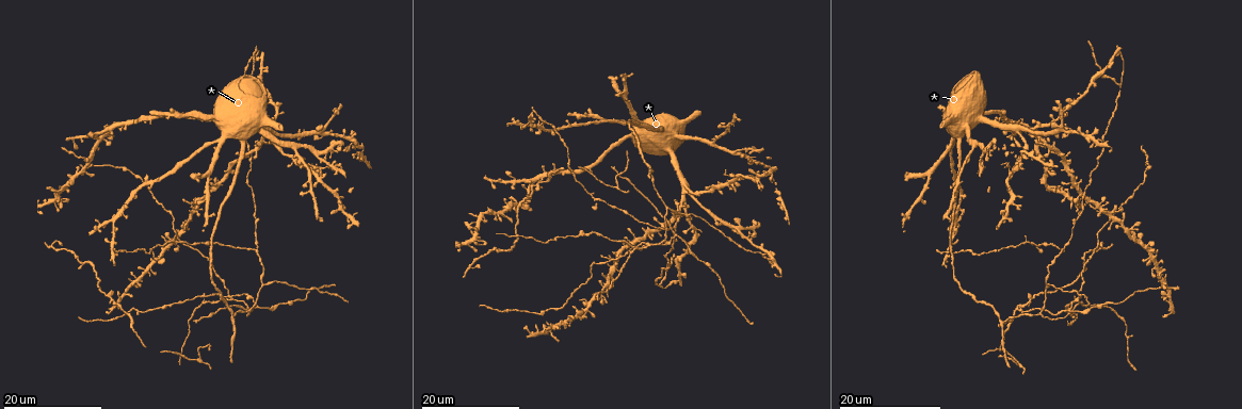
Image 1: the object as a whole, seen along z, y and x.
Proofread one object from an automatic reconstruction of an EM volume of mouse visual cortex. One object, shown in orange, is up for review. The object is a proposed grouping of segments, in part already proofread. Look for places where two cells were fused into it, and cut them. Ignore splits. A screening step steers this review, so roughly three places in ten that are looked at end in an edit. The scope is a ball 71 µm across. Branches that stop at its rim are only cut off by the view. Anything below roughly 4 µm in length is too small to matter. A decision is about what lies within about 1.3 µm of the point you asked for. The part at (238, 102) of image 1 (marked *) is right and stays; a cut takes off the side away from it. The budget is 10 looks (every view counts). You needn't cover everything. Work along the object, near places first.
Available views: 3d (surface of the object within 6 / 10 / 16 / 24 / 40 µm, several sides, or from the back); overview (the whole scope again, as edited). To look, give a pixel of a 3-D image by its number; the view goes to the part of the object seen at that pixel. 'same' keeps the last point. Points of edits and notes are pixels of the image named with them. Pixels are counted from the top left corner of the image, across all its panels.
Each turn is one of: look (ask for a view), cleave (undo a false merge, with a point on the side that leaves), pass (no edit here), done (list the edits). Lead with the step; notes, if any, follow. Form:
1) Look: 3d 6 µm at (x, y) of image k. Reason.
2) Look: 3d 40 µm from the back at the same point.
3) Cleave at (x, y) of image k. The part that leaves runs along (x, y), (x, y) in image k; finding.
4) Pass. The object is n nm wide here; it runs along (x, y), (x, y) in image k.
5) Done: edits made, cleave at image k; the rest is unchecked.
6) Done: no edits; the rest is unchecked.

Look: 3d 24 µm at (1061, 251) of image 1. Two arms in line, one across.

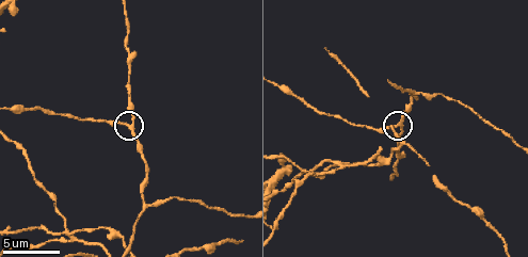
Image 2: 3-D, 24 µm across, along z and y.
Look: 3d 6 µm at (396, 124) of image 2.

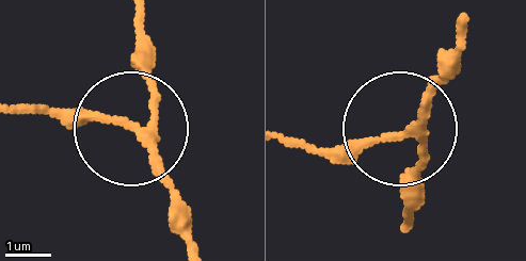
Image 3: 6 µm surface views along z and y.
Pass. The side arm is 39 µm long; 3 arms meet here; one cell here.

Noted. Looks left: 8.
Look: 3d 6 µm at (415, 92) of image 2. Branch point.

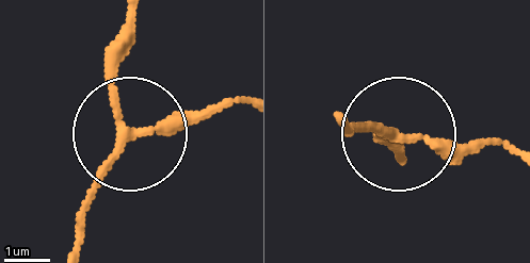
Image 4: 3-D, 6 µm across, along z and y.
Look: 3d 6 µm from the back at (398, 137) of image 4.

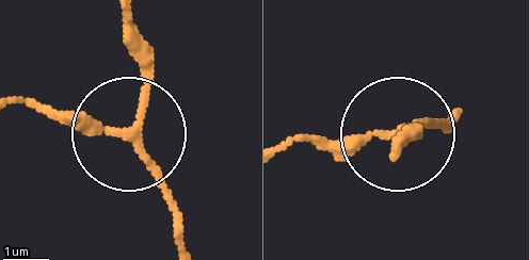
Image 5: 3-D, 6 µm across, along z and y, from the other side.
Pass. The object is 200 nm wide here; one cell here.

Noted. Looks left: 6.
Look: 3d 16 µm at (1004, 321) of image 1. A fork.

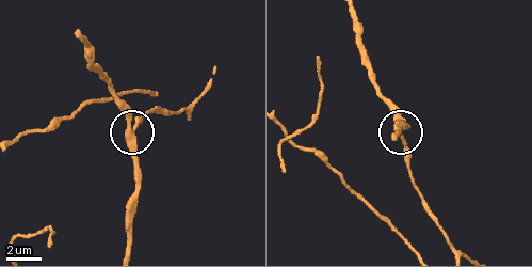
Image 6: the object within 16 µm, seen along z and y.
Look: 3d 6 µm at the same point. Closer look.

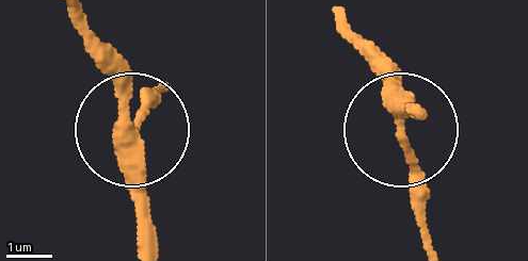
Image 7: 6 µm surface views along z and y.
Pass. 3 arms meet here; it runs along (74, 13), (134, 139), (134, 242) in image 7; continuous, no second cell.

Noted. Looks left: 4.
Look: 3d 24 µm at (318, 174) of image 1. Side arm on a straight run.

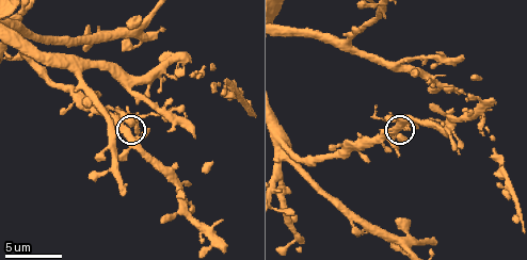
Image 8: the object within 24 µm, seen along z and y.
Look: 3d 6 µm at (135, 128) of image 8. Zoom in.

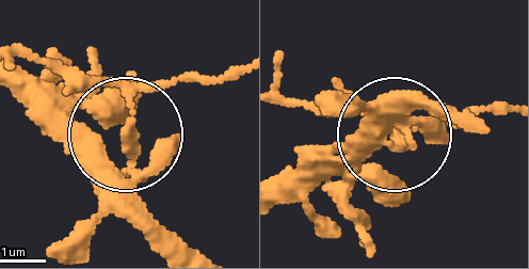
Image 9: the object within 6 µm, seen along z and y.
Pass. The side arm is 5 µm long; continuous, no second cell.

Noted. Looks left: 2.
Look: 3d 16 µm at (662, 282) of image 1. Sudden change in width.

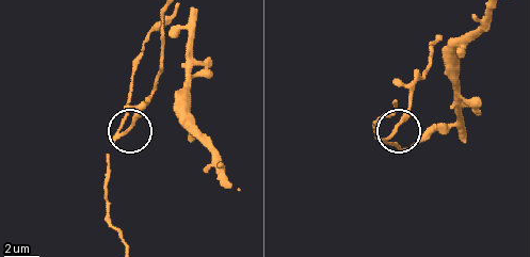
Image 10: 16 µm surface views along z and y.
Look: 3d 10 µm at (120, 133) of image 10.

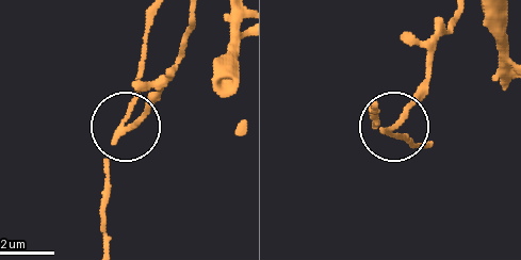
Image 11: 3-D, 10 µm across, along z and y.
Cleave at (146, 110) of image 11. The object is 190 nm wide here; the part that leaves runs along (391, 128), (427, 75), (432, 47), (457, 13) in image 11; a second cell is stuck on.

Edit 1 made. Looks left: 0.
Done: edits made, cleave at image 11; the rest is unchecked.

